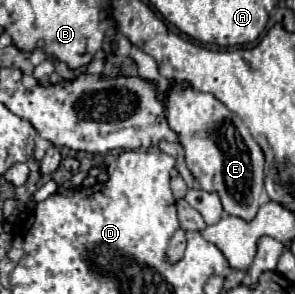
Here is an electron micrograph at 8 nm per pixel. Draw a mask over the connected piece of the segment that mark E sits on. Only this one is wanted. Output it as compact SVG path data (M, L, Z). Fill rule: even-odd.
M134 46L130 56L138 66L138 74L156 78L160 90L166 94L168 126L178 134L178 142L186 152L186 166L200 182L200 188L206 192L216 192L228 216L238 216L246 222L256 218L260 208L260 194L264 188L264 154L250 136L244 122L212 94L176 86L174 80L160 76L154 66L156 60L144 54L140 48Z

